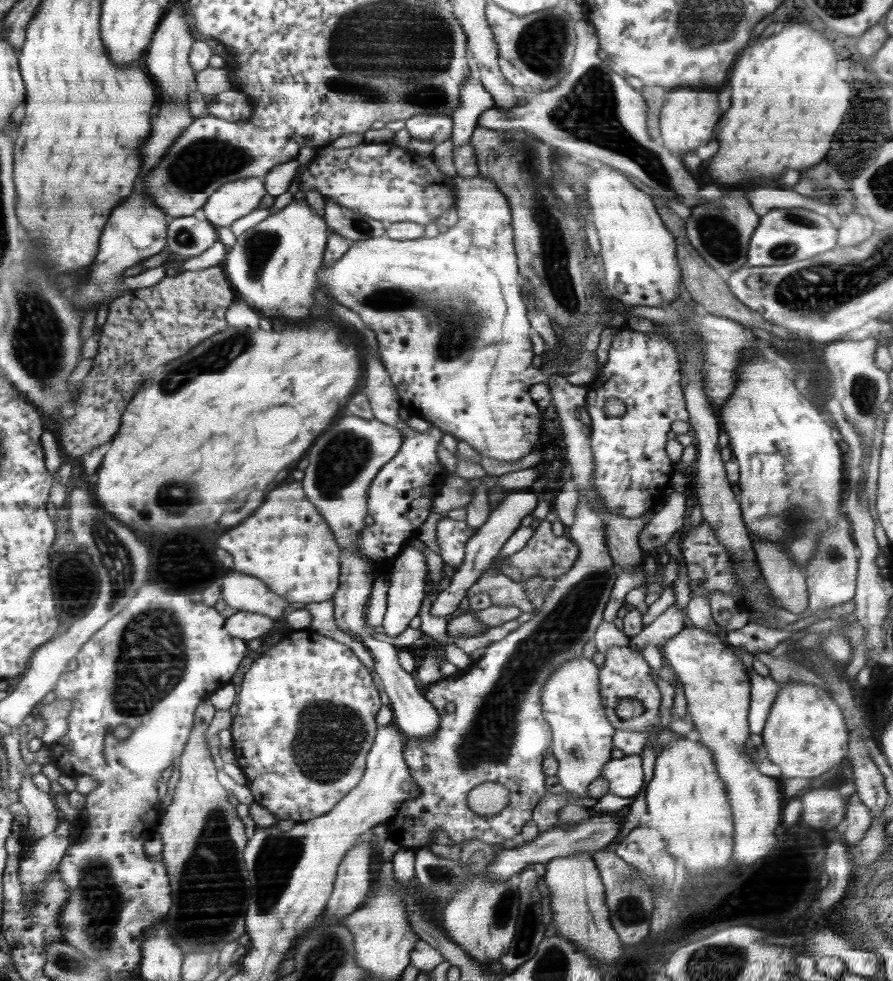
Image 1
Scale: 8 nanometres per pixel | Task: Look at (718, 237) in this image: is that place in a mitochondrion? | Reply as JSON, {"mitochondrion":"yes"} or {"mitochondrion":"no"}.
{"mitochondrion":"yes"}

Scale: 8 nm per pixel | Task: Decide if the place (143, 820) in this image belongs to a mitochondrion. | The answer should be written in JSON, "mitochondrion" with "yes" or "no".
{"mitochondrion":"no"}

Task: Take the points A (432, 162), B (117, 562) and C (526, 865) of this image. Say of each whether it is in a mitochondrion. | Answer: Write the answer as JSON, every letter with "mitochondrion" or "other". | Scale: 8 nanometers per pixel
{"A":"other","B":"mitochondrion","C":"other"}

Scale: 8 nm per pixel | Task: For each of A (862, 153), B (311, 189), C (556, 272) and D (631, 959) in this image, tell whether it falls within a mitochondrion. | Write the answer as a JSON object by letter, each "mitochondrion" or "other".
{"A":"mitochondrion","B":"other","C":"mitochondrion","D":"other"}

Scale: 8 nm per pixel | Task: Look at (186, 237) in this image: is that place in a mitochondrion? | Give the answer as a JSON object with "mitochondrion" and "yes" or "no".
{"mitochondrion":"yes"}

